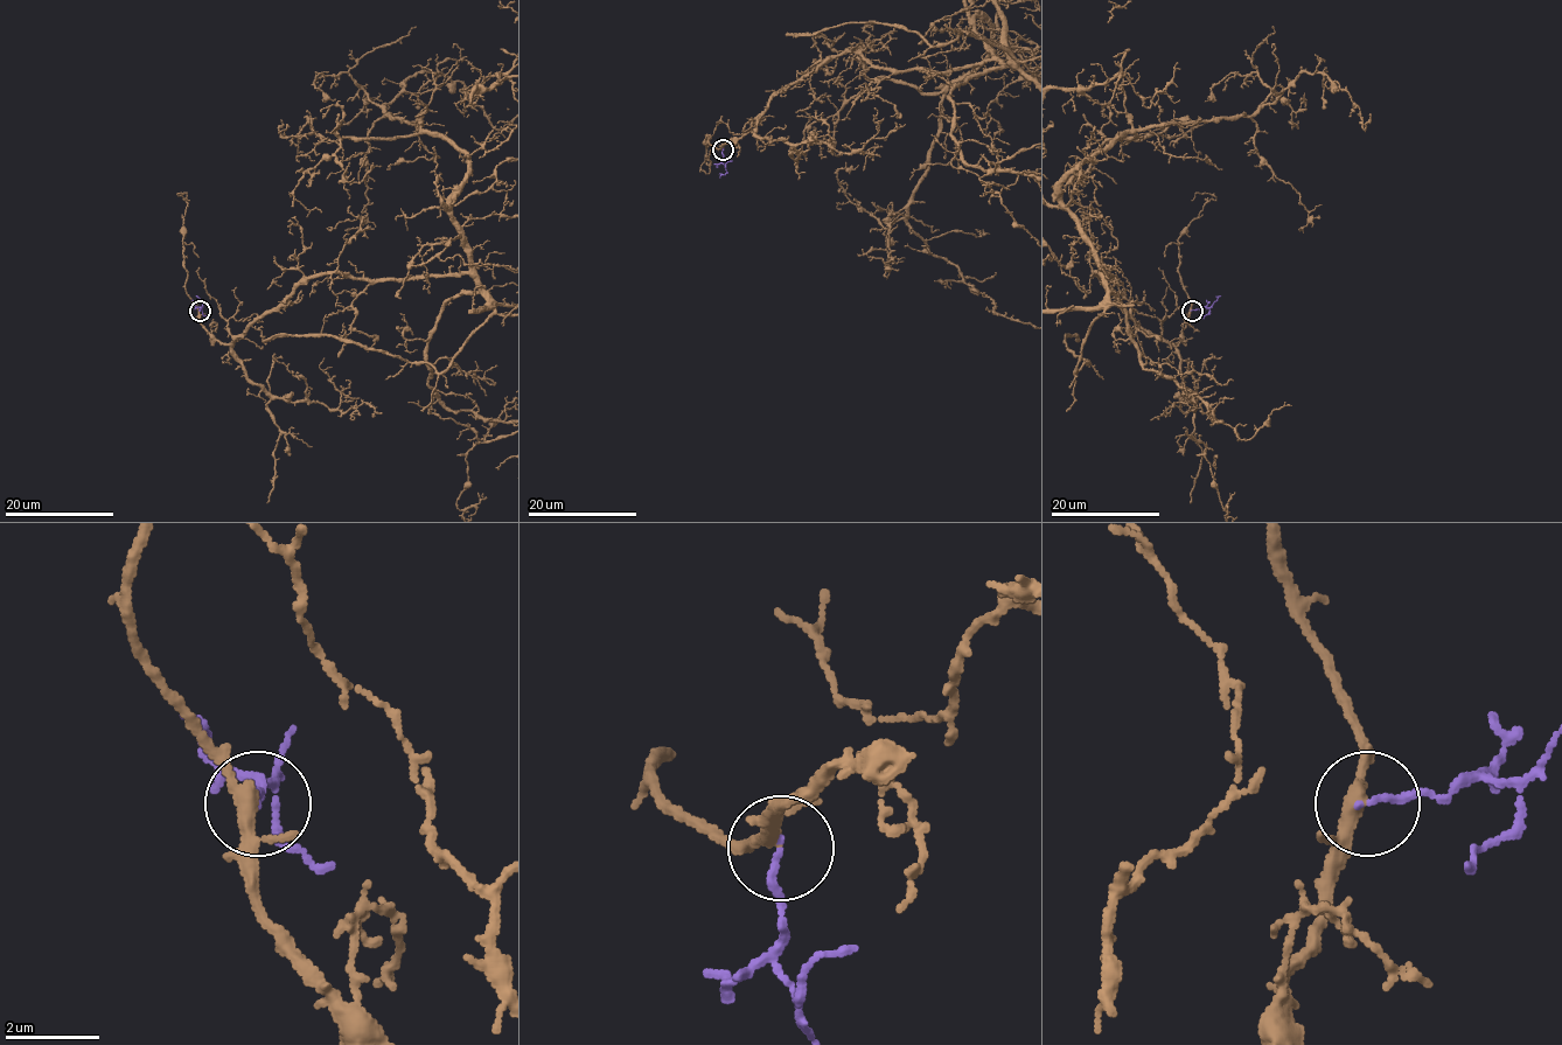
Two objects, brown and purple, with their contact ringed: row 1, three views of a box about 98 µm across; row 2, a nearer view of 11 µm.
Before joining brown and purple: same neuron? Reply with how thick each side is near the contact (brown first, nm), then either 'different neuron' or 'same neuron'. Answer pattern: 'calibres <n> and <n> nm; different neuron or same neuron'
calibres 320 and 150 nm; same neuron

